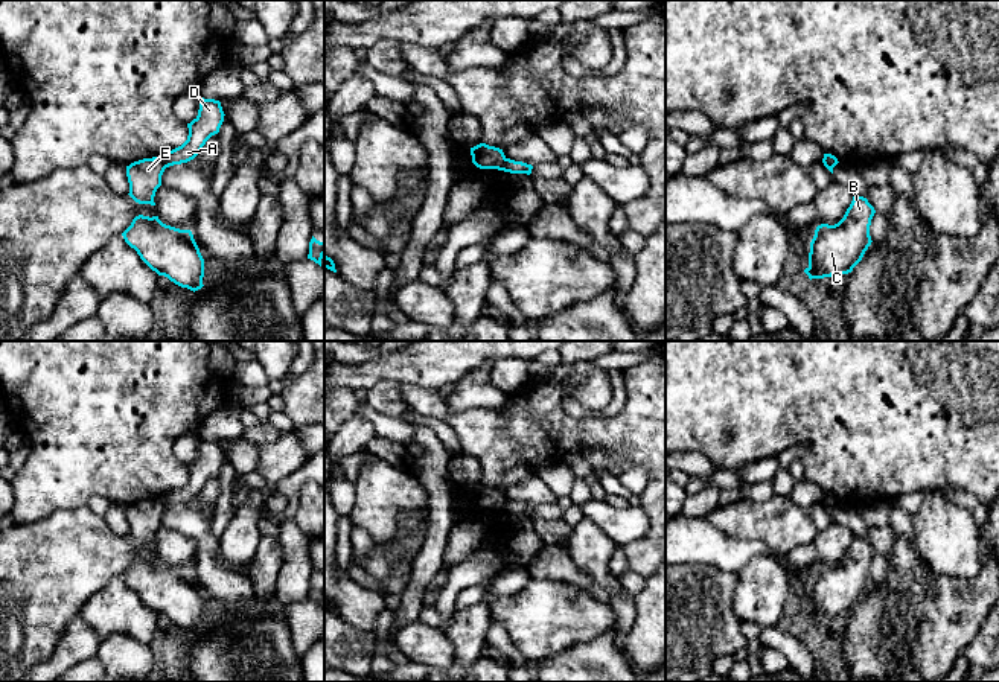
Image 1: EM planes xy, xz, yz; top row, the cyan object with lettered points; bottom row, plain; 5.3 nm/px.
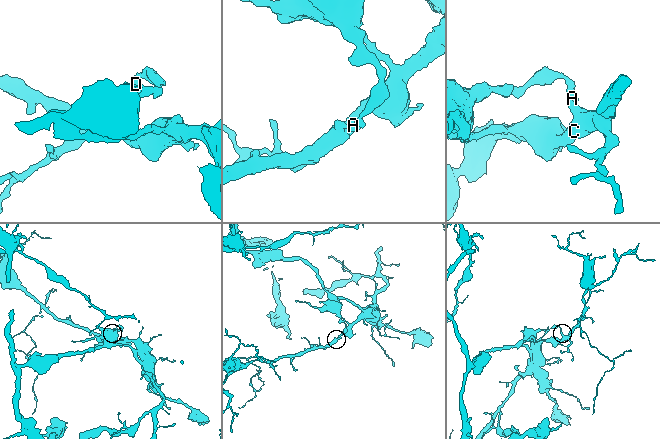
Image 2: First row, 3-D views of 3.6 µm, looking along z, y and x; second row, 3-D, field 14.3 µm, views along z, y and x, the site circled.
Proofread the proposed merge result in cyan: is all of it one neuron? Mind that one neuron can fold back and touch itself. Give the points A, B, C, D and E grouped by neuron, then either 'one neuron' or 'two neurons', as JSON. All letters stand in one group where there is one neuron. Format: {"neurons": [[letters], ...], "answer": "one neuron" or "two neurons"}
{"neurons": [["A", "D"], ["B", "C", "E"]], "answer": "two neurons"}

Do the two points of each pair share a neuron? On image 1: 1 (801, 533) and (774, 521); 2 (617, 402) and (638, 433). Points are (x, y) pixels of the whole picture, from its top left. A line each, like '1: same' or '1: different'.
1: same
2: different

